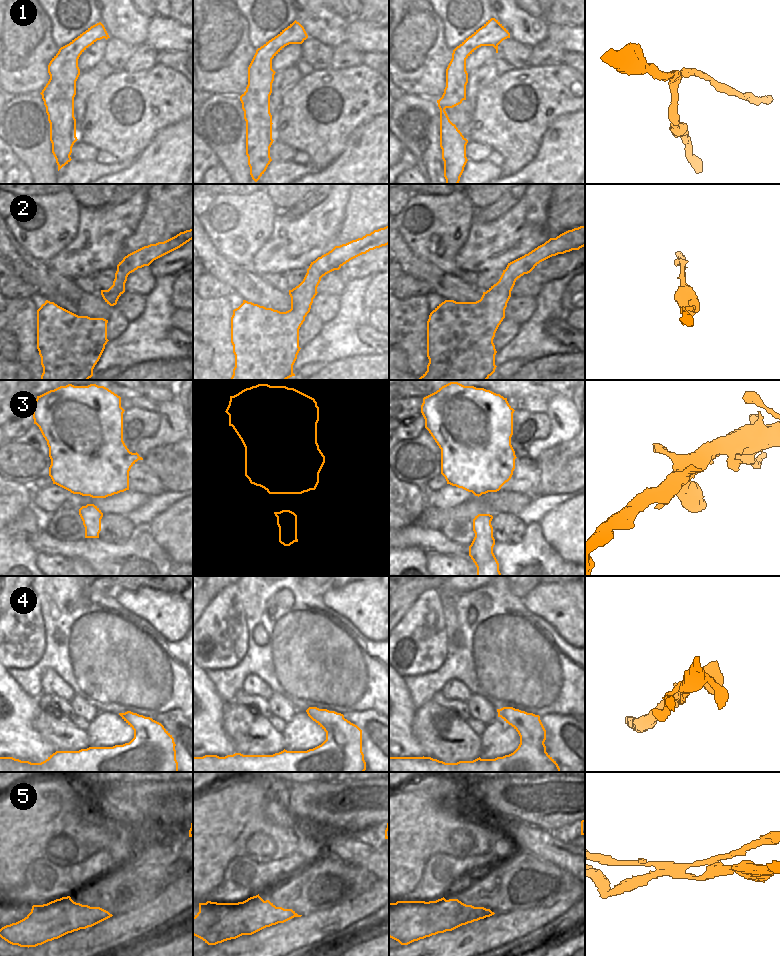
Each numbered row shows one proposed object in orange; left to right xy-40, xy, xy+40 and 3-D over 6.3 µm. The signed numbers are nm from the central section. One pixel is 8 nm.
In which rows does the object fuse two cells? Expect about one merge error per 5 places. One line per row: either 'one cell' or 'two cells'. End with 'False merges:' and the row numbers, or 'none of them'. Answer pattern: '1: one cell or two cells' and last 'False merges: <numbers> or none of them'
1: one cell
2: one cell
3: one cell
4: one cell
5: two cells
False merges: 5

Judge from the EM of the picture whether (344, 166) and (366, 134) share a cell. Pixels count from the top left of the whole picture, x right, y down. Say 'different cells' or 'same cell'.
same cell

